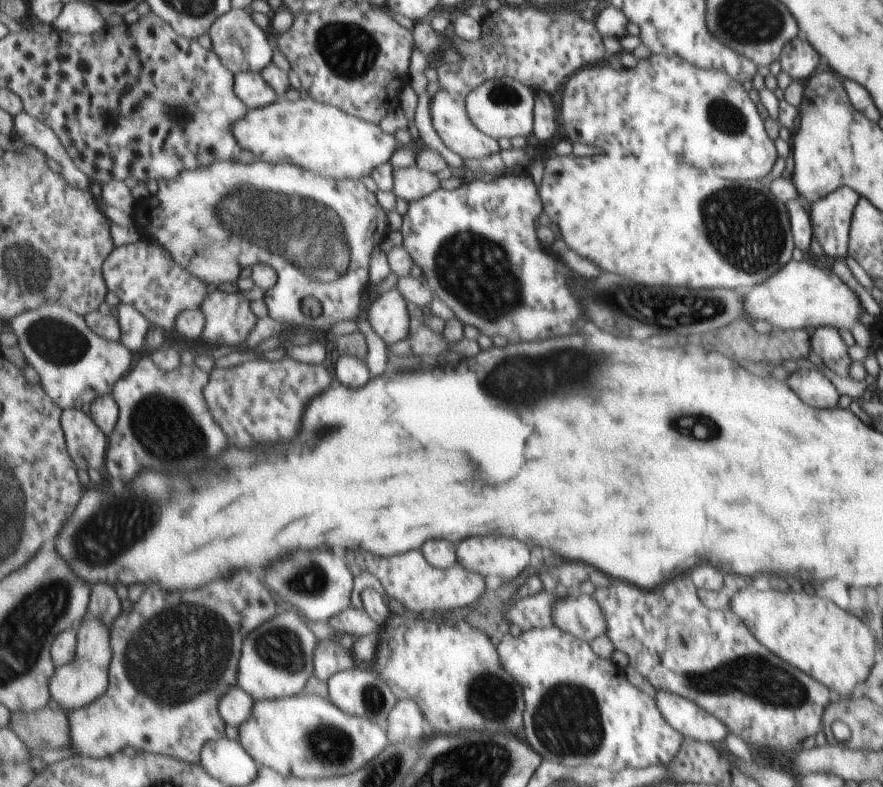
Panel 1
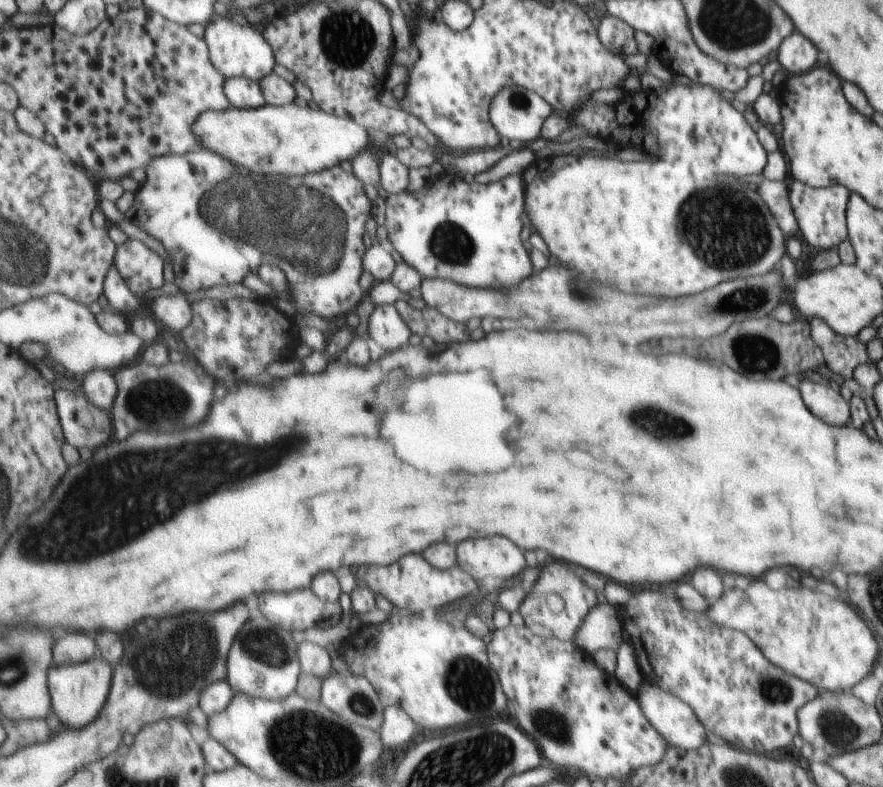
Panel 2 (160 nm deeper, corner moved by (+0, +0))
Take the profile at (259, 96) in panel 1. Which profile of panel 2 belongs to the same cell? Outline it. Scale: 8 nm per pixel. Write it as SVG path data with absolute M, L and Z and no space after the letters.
M245 77L228 78L225 92L232 106L238 109L256 109L266 105L260 83Z

